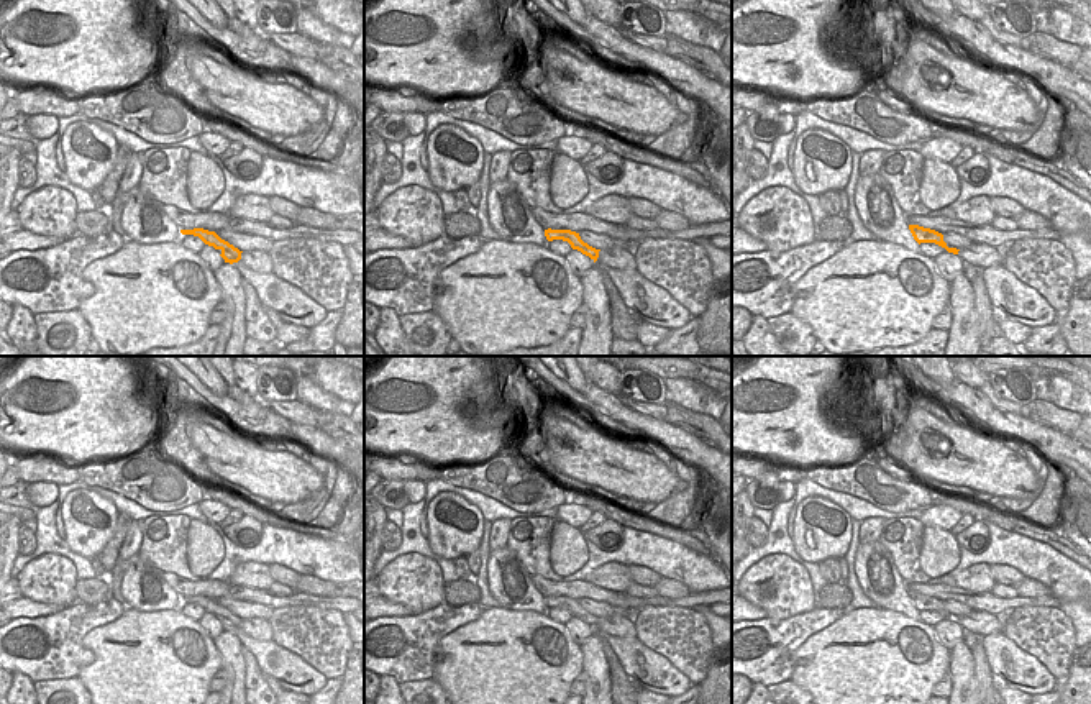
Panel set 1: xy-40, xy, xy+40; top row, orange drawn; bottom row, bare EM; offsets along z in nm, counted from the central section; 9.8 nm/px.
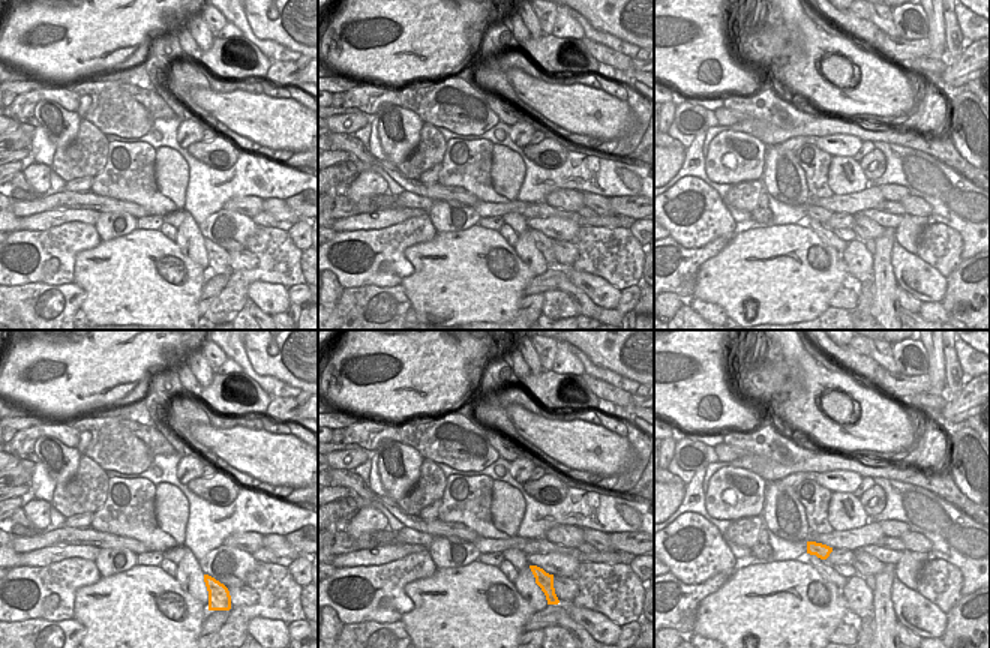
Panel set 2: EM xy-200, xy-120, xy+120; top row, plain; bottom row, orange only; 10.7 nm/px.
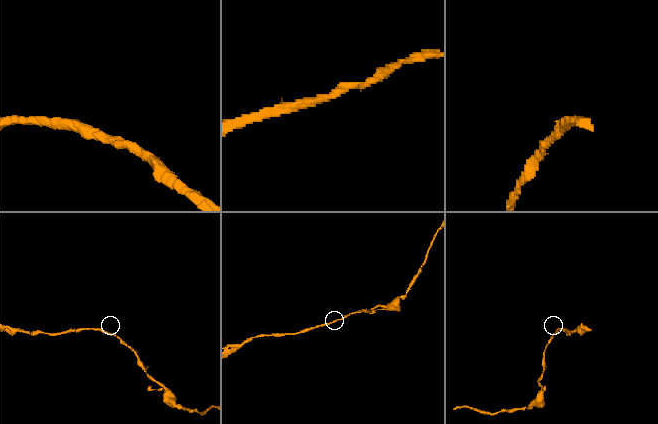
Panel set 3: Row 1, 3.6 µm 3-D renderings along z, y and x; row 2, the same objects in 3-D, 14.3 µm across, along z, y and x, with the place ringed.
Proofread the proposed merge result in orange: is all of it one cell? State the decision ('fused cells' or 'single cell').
single cell

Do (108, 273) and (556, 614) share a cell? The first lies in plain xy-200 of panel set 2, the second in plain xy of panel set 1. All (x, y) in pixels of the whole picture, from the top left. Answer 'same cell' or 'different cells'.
different cells

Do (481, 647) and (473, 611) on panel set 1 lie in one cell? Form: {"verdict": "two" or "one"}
{"verdict": "two"}

